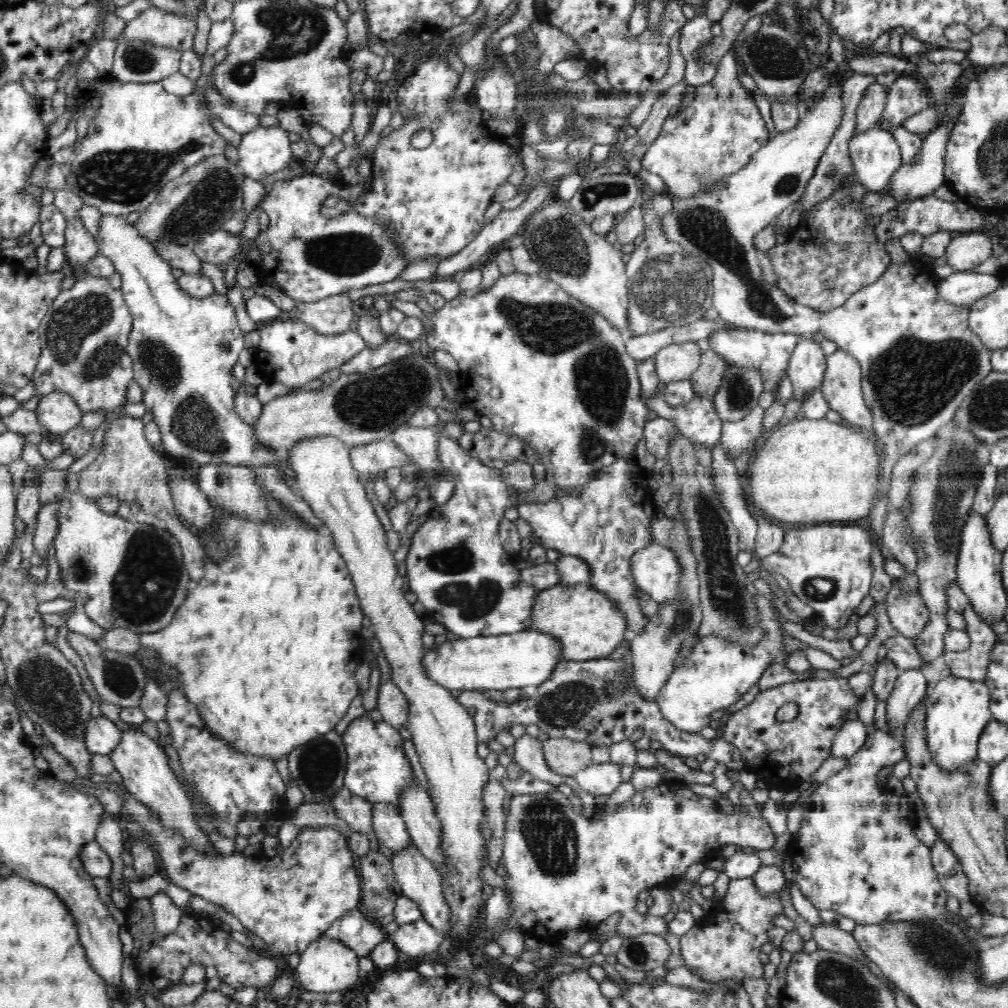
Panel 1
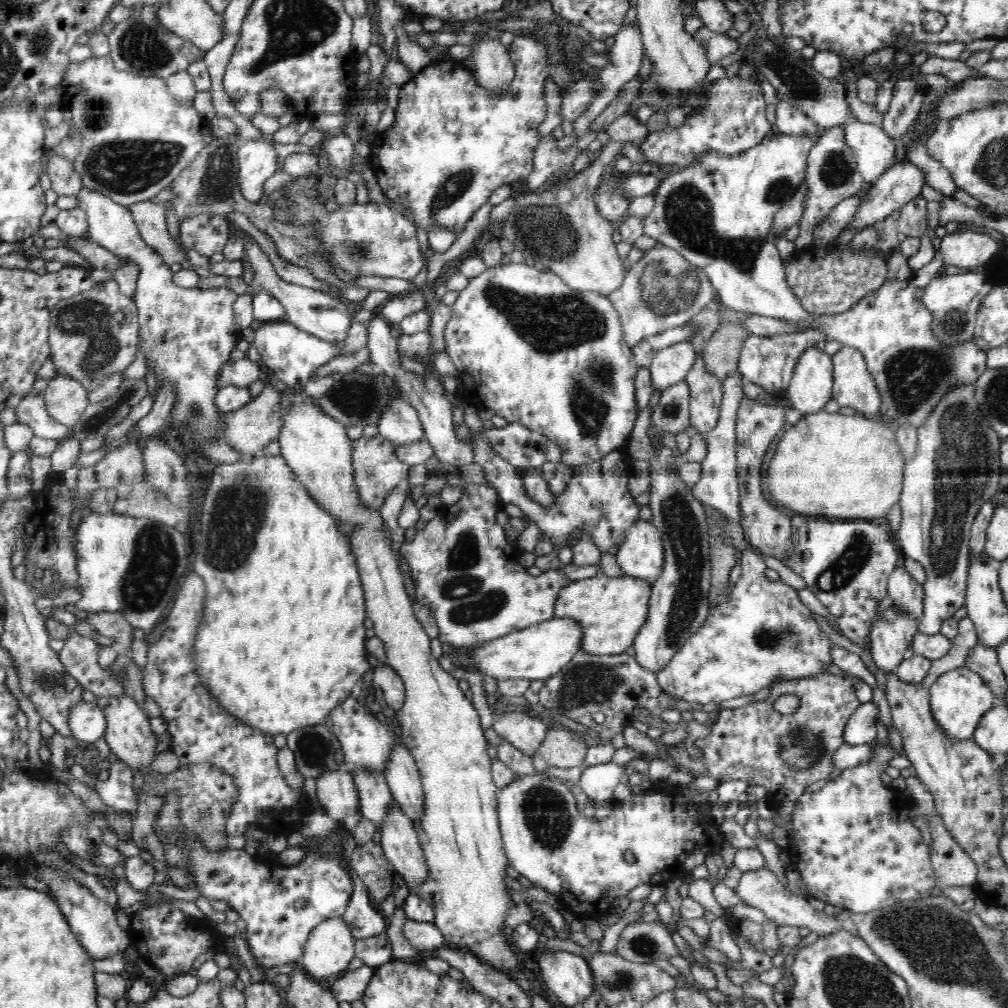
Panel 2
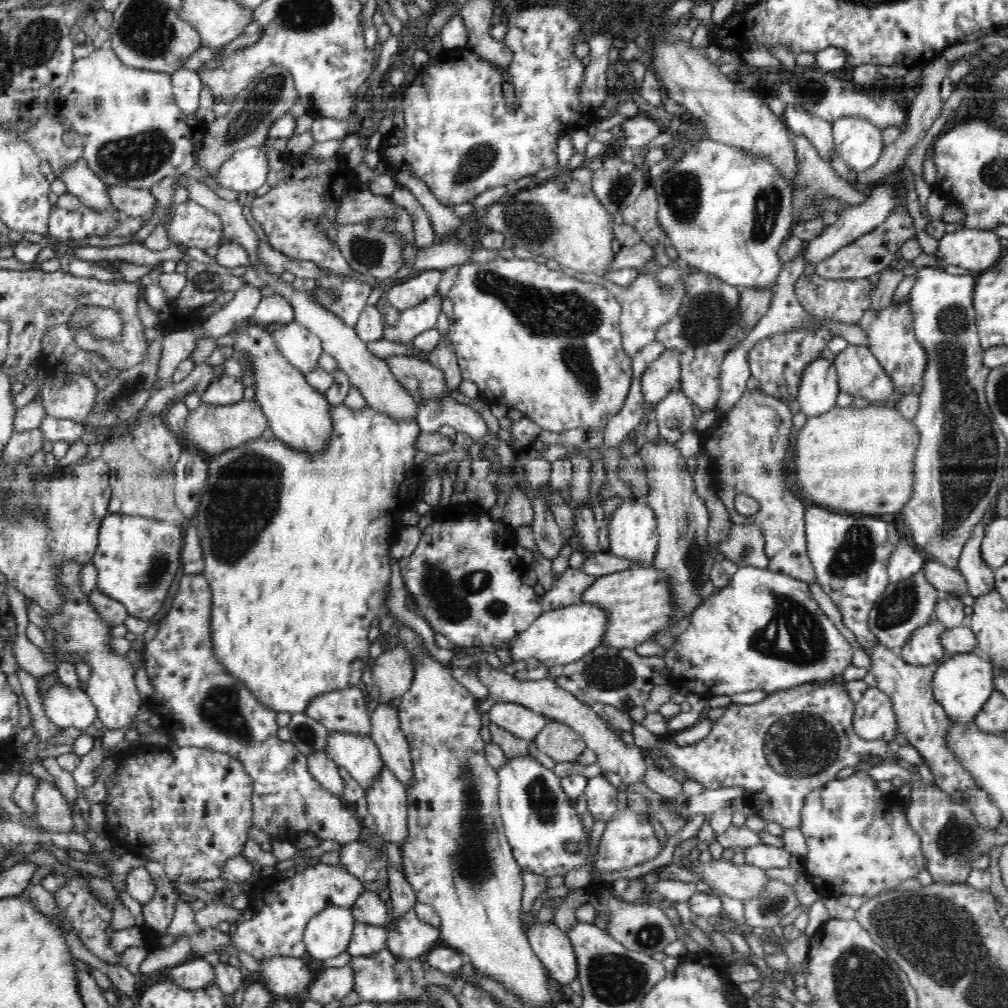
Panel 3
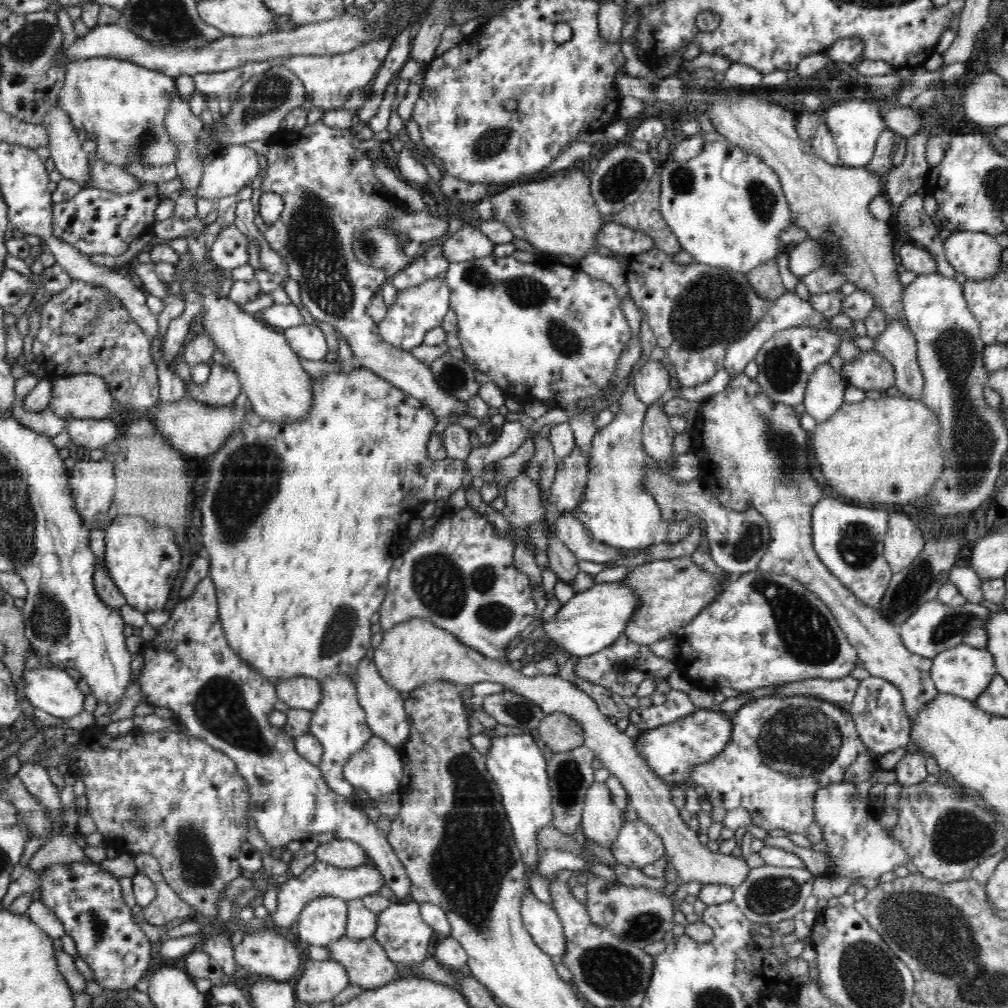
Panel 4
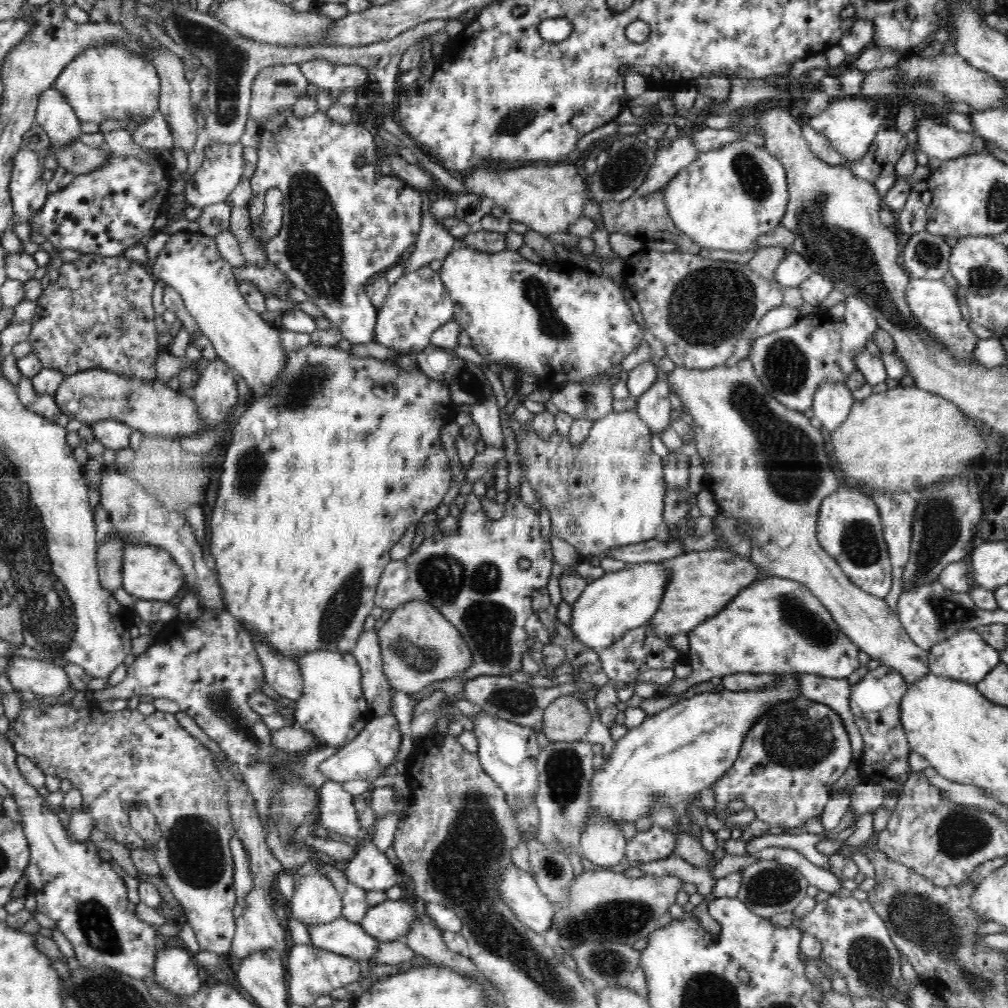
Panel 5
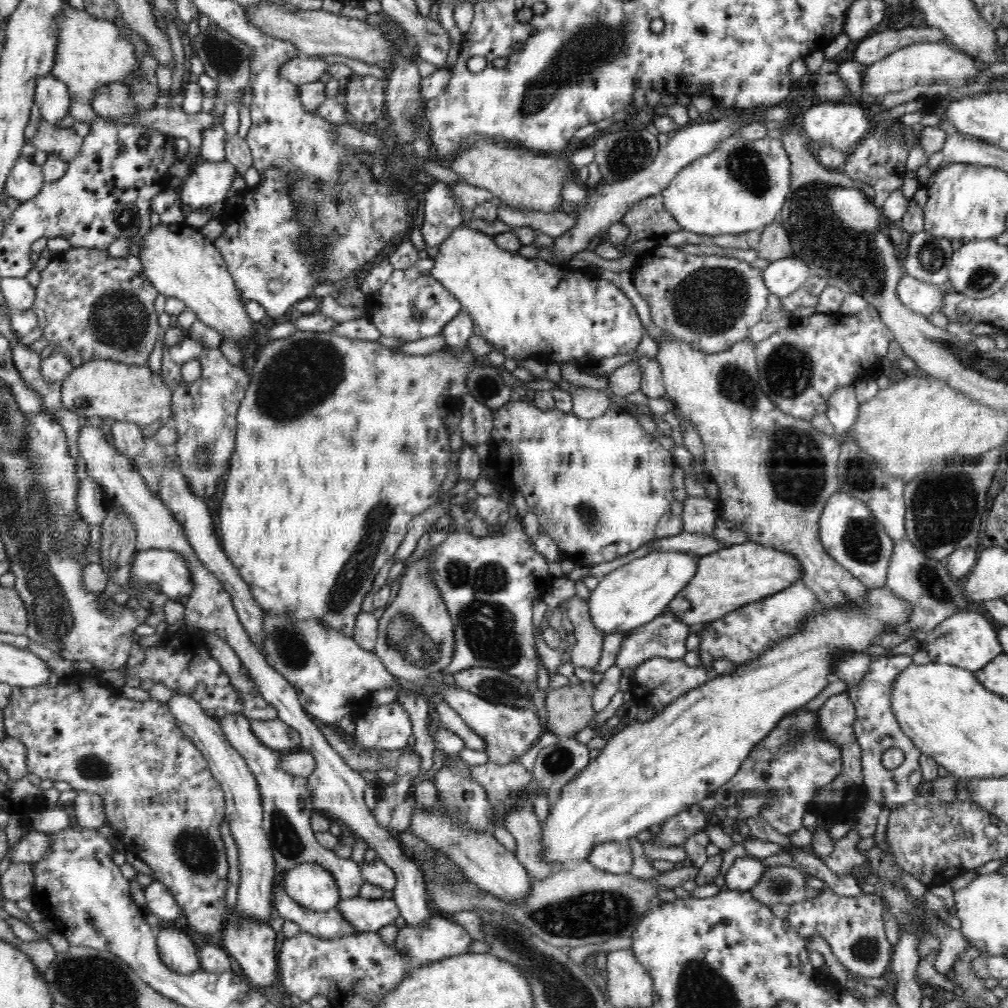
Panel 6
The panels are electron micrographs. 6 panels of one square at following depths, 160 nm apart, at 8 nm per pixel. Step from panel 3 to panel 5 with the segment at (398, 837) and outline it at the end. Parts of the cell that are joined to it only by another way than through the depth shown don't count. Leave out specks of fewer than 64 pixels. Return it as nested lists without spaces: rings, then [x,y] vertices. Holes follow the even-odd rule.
[[[386,714],[382,718],[372,716],[354,740],[346,744],[344,748],[338,749],[336,754],[324,762],[320,762],[318,769],[327,776],[328,780],[337,783],[348,780],[369,780],[372,782],[376,778],[384,776],[386,774],[384,770],[394,764],[401,743],[401,736],[399,722],[394,714]]]

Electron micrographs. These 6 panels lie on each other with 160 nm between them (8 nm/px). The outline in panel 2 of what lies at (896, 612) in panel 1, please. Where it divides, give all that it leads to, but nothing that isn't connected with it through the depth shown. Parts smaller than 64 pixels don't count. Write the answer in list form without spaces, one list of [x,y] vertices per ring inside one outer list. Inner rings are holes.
[[[900,564],[890,574],[887,584],[888,596],[892,599],[895,610],[920,619],[923,615],[925,598],[923,585],[916,582],[911,574]]]

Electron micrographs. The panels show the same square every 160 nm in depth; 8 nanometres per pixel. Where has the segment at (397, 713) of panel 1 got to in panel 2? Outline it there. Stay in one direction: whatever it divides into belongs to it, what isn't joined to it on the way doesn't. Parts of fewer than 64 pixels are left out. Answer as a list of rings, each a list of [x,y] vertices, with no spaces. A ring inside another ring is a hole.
[[[379,664],[374,668],[373,684],[383,692],[383,705],[400,710],[405,701],[405,686],[395,670],[387,664]]]

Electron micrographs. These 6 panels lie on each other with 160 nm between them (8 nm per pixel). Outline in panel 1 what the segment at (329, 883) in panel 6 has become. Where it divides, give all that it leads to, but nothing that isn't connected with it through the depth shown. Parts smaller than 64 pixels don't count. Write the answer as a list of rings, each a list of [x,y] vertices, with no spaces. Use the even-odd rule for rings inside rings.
[[[320,936],[300,955],[295,974],[301,986],[308,992],[345,992],[363,980],[359,960],[360,957],[348,946]]]

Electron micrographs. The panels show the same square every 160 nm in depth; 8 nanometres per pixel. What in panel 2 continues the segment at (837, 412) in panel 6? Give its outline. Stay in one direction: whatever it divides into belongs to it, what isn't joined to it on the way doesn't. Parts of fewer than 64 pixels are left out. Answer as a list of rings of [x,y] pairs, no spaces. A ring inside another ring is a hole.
[[[818,348],[806,350],[794,368],[785,399],[804,415],[822,411],[832,400],[834,386],[832,358]]]

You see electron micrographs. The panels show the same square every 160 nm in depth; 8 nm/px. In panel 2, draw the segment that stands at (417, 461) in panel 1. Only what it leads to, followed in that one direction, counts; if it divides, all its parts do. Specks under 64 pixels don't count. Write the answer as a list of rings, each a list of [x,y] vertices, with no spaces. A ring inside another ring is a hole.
[[[395,397],[377,424],[378,432],[396,445],[414,444],[425,438],[418,411],[406,398]]]

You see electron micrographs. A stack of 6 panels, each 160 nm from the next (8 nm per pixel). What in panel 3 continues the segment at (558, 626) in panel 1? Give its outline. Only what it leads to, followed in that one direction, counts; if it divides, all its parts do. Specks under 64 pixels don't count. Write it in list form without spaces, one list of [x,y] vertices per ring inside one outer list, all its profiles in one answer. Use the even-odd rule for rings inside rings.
[[[632,566],[629,569],[607,574],[593,582],[583,592],[580,603],[594,603],[607,610],[607,627],[601,644],[615,649],[635,648],[666,628],[674,608],[669,574],[651,566]]]

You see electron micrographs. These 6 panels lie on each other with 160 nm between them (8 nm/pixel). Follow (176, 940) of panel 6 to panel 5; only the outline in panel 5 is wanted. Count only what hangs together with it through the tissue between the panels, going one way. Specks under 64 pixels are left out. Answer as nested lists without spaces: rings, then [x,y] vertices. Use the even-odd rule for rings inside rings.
[[[162,948],[154,965],[154,980],[177,998],[194,996],[201,988],[198,968],[186,948]]]

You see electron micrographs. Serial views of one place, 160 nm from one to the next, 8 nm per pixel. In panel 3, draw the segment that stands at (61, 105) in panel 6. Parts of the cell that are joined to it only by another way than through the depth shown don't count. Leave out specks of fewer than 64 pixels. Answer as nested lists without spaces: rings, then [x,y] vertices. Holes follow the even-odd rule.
[[[82,158],[68,166],[60,179],[66,183],[67,192],[77,196],[84,206],[89,206],[97,212],[118,211],[110,201],[107,184],[90,170]]]

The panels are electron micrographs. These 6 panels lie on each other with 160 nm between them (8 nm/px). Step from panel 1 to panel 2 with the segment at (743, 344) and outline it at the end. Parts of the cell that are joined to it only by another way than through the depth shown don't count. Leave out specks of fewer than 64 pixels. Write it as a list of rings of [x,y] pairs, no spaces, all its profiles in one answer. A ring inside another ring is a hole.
[[[815,329],[776,336],[750,335],[746,337],[746,342],[742,346],[739,363],[737,364],[738,373],[746,381],[762,387],[766,393],[774,395],[782,394],[782,392],[785,392],[790,387],[794,368],[798,364],[798,358],[806,350],[814,348],[820,340],[826,341],[826,335],[822,335],[820,331],[816,331]]]

